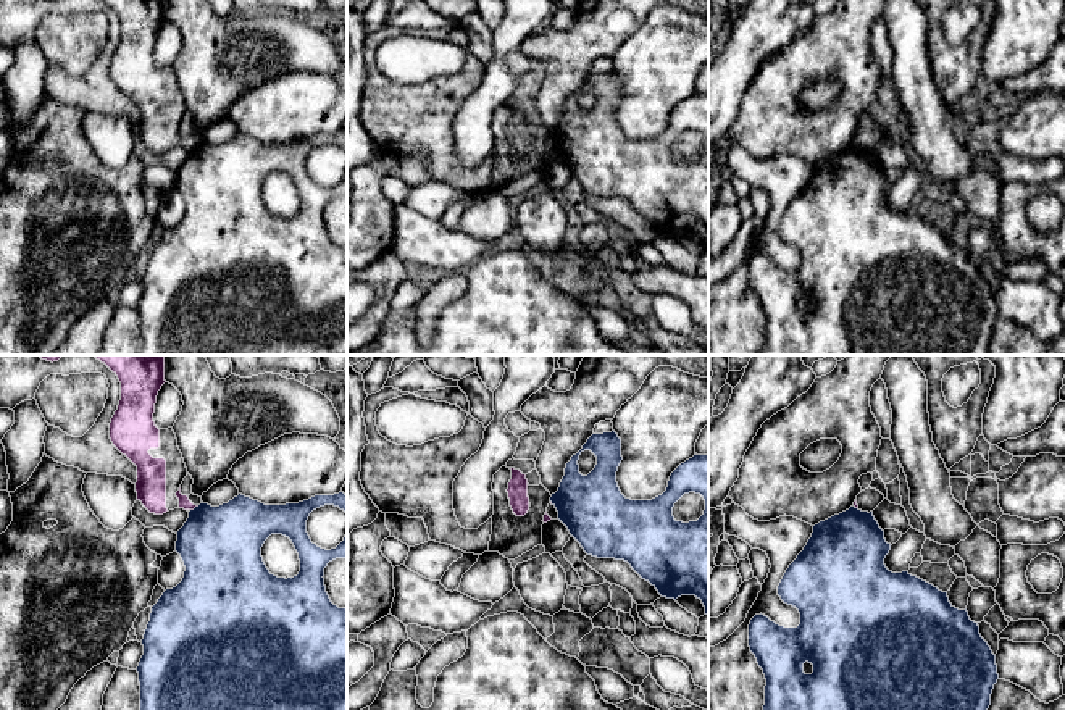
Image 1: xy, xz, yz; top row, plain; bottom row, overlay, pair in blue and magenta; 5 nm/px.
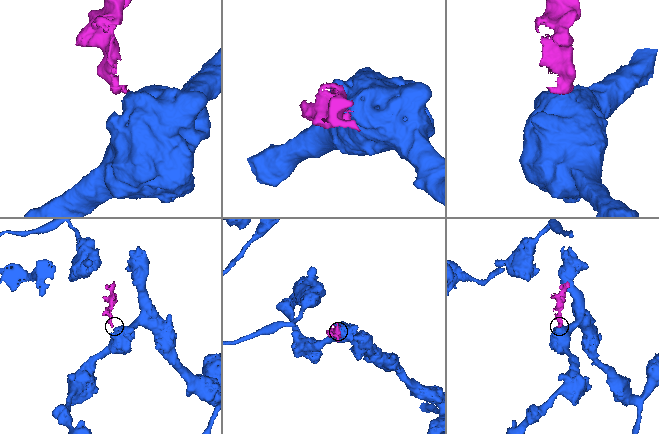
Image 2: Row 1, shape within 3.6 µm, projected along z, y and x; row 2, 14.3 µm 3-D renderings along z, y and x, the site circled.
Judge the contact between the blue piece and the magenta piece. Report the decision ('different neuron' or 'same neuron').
different neuron

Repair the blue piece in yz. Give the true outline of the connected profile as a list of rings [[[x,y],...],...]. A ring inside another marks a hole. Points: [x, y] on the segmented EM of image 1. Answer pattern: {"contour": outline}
{"contour": [[[855,507],[813,526],[804,550],[786,570],[778,595],[800,613],[797,628],[784,628],[765,615],[749,624],[749,647],[763,670],[763,710],[988,710],[999,679],[996,655],[971,621],[955,608],[947,592],[912,576],[892,573],[884,558],[891,544],[873,512]]]}

